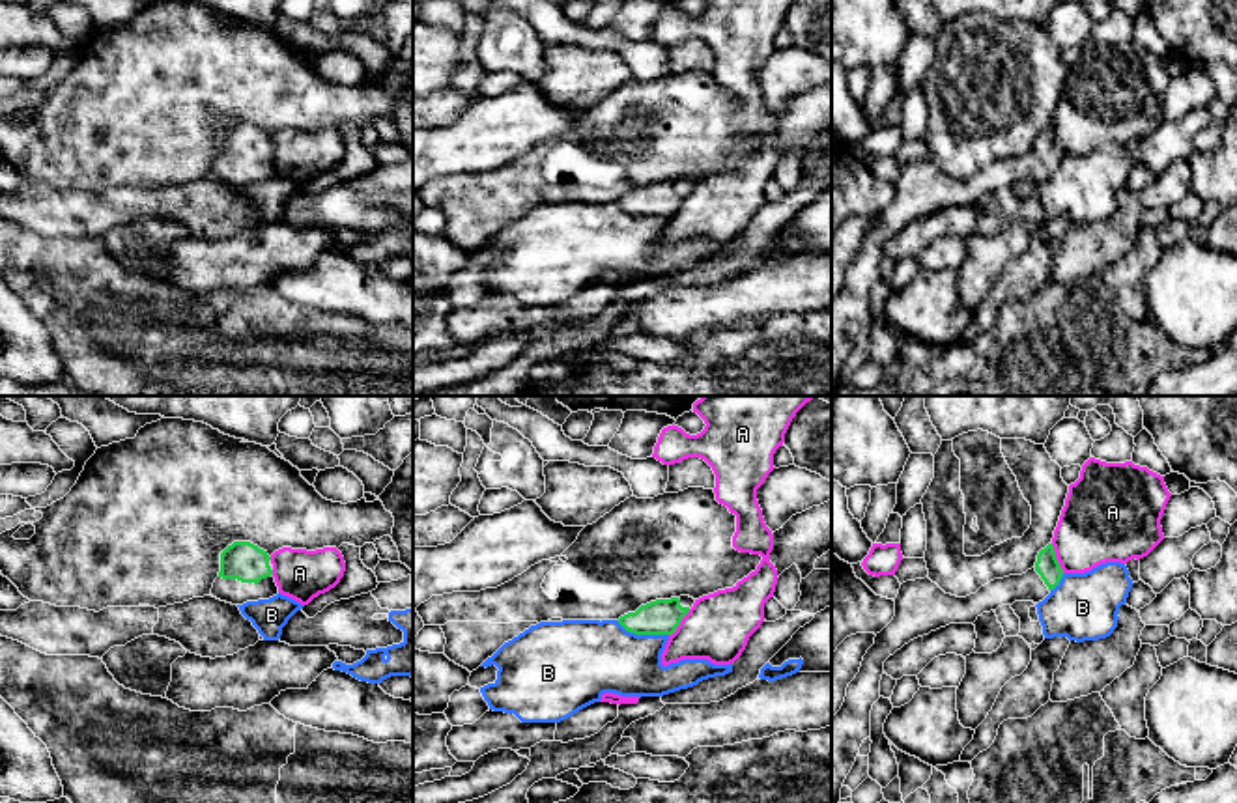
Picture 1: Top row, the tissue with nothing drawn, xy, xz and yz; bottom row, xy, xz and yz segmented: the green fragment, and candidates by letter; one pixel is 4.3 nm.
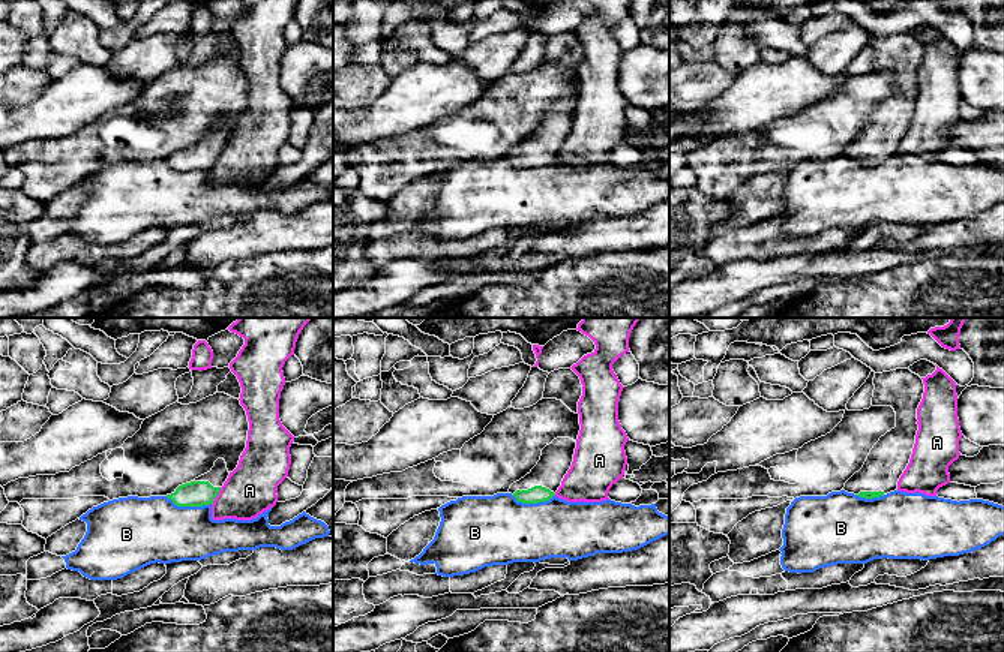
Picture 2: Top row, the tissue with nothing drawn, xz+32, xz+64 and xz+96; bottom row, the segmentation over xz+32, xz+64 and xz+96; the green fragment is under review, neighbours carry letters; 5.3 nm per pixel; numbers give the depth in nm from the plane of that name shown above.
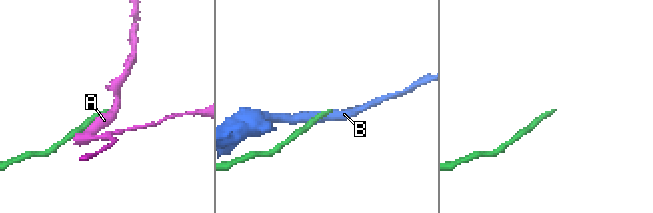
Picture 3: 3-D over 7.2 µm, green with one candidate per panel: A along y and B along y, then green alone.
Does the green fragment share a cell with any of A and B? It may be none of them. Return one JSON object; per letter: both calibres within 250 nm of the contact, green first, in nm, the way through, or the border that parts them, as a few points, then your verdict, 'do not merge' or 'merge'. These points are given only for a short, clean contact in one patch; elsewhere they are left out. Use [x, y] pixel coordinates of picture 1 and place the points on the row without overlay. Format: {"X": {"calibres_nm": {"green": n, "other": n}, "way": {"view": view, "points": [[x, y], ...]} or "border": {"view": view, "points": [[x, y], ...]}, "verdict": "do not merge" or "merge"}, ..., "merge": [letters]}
{"A": {"calibres_nm": {"green": 100, "other": 360}, "verdict": "do not merge"}, "B": {"calibres_nm": {"green": 160, "other": 320}, "verdict": "do not merge"}, "merge": []}

